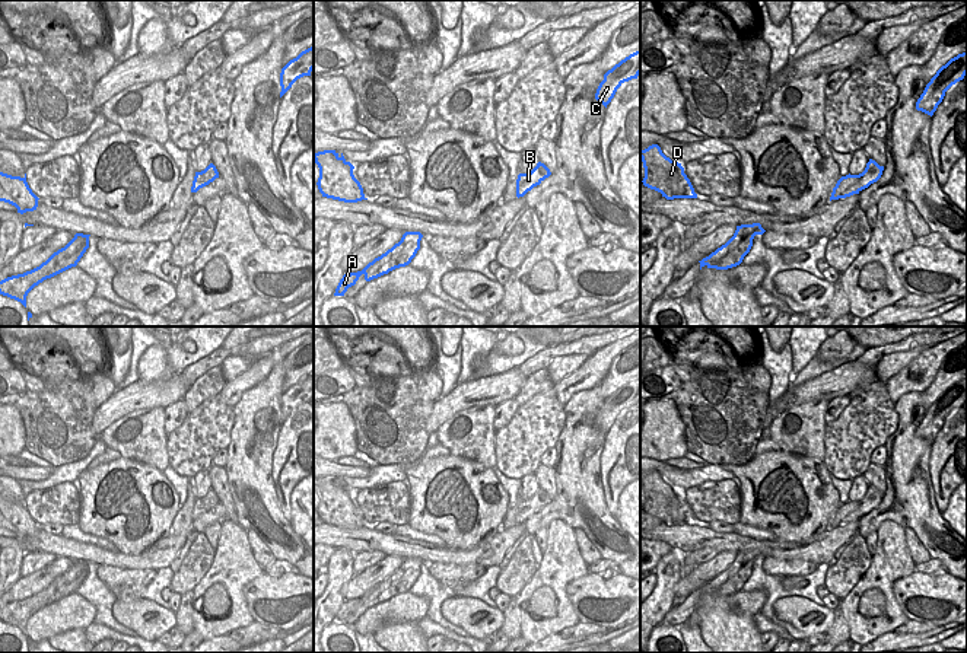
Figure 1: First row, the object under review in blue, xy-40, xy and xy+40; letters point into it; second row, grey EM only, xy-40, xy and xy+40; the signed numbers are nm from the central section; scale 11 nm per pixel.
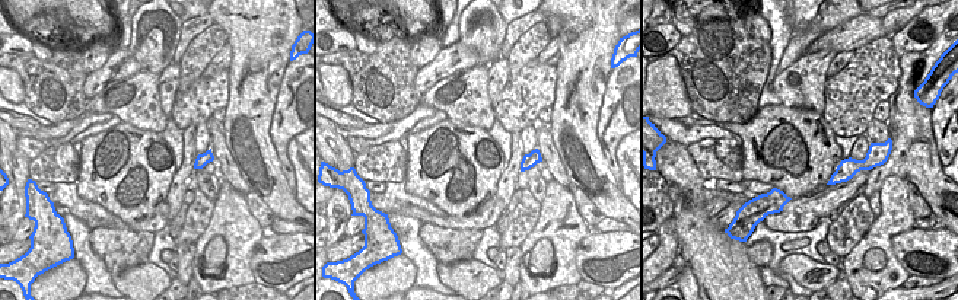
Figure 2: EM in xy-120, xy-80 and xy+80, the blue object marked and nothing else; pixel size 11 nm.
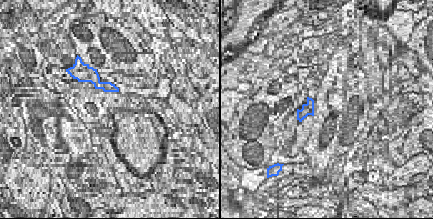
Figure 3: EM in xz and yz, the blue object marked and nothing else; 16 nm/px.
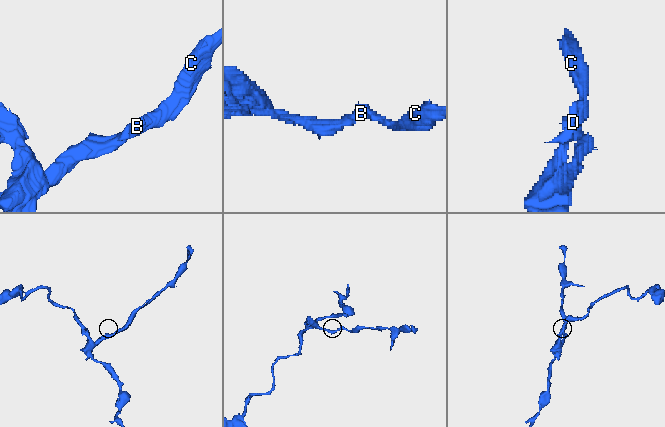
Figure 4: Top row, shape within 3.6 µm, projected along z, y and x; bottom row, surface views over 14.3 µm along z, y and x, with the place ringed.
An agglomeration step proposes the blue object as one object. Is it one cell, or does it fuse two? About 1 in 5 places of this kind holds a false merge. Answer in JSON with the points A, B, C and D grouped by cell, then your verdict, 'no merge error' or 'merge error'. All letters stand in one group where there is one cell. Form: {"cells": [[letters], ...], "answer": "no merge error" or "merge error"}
{"cells": [["A", "D"], ["B", "C"]], "answer": "merge error"}

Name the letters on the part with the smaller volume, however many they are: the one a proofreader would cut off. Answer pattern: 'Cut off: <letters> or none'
Cut off: B, C.

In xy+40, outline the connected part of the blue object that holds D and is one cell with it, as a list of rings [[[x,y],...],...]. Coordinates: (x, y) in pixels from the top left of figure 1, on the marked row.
[[[658,144],[640,150],[645,168],[643,185],[662,194],[667,200],[697,198],[681,163],[667,157]]]

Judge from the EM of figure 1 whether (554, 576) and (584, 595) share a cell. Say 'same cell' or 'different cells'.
different cells

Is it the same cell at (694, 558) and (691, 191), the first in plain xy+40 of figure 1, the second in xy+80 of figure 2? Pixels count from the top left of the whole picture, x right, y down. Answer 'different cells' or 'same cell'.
different cells

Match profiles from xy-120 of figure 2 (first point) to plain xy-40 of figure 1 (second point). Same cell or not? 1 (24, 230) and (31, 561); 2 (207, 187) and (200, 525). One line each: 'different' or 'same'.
1: same
2: different

